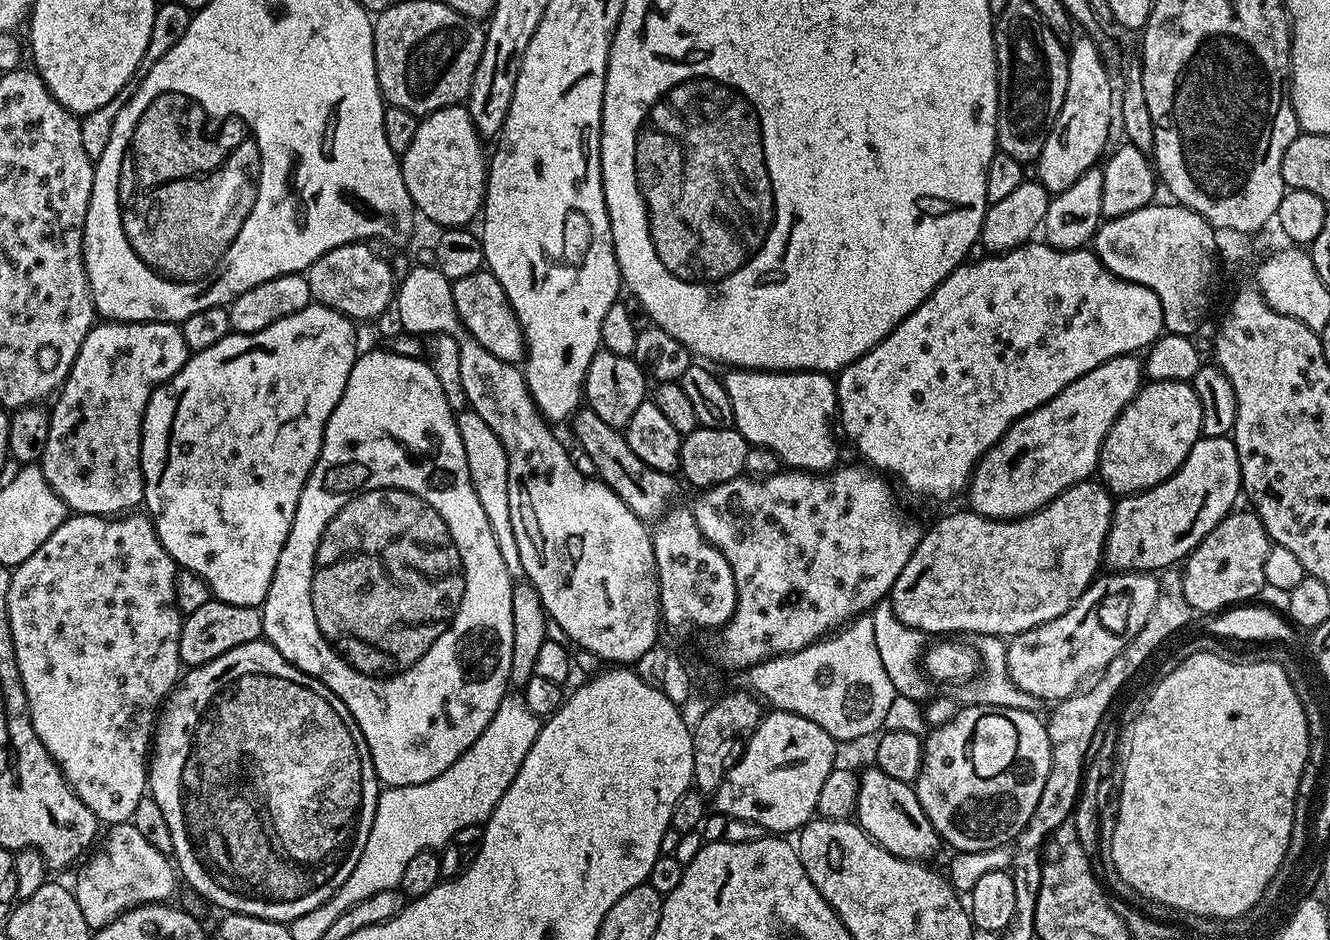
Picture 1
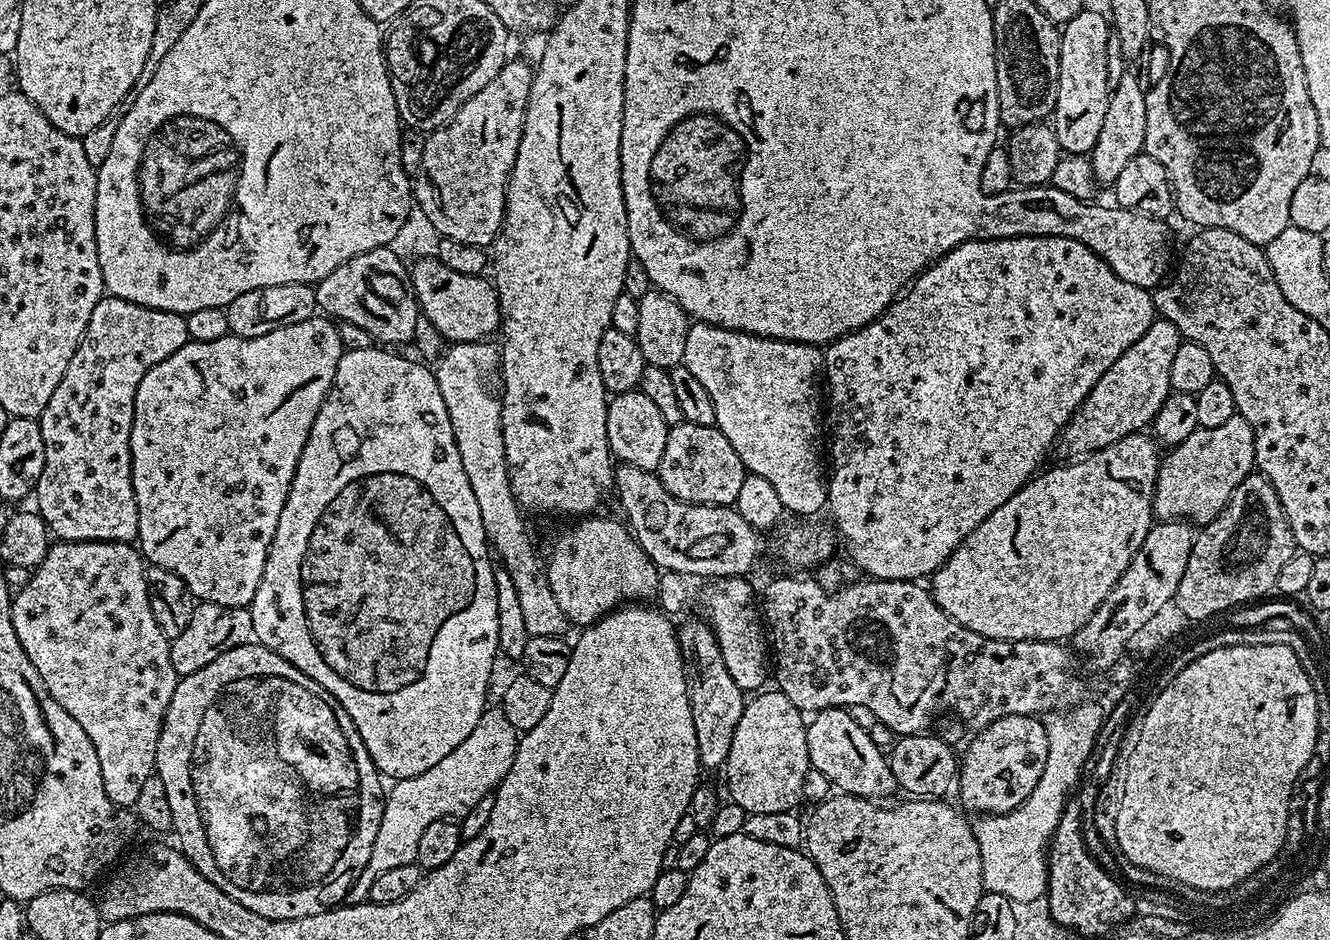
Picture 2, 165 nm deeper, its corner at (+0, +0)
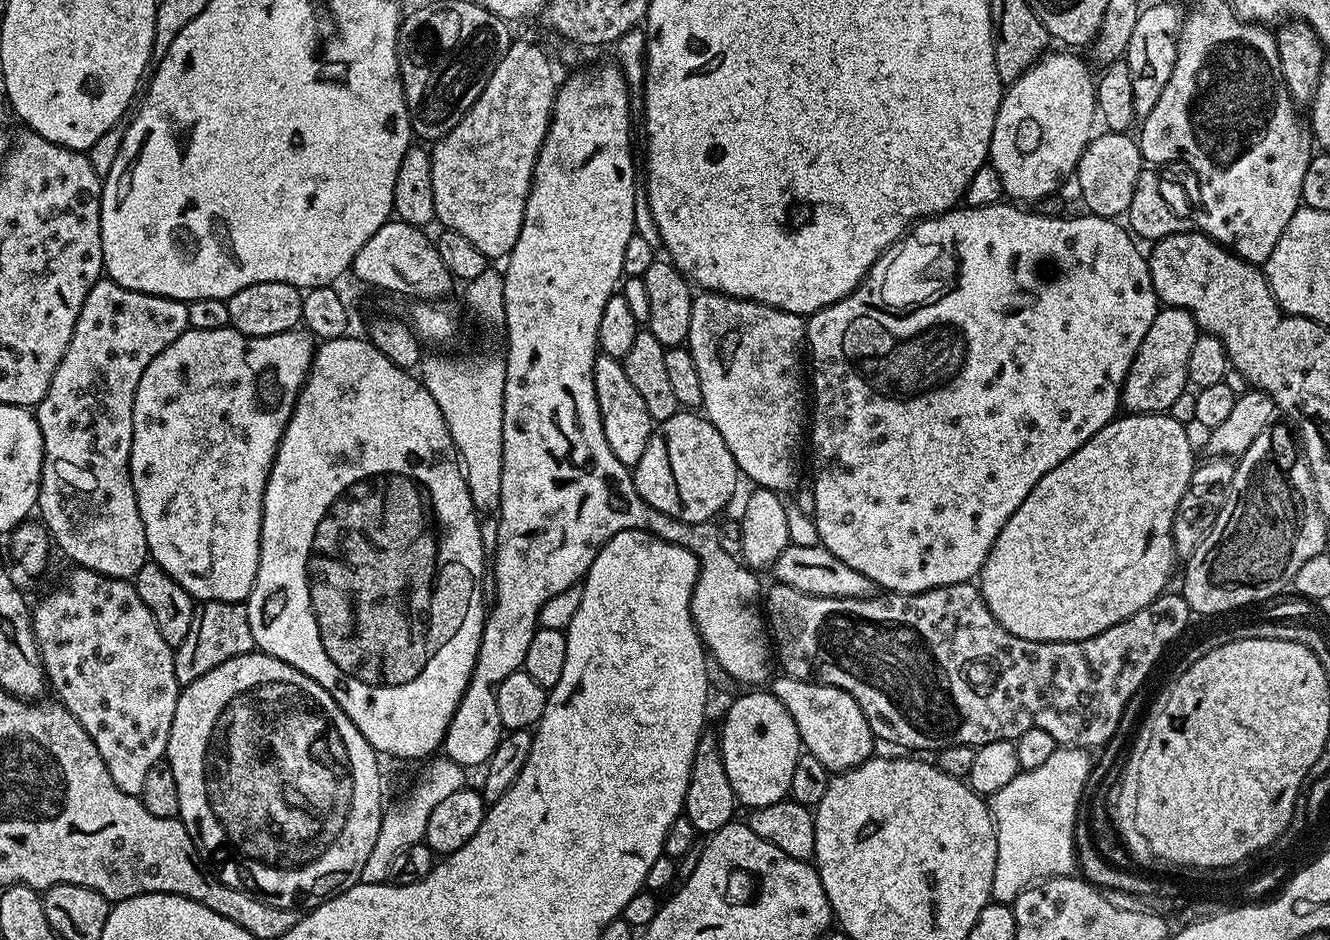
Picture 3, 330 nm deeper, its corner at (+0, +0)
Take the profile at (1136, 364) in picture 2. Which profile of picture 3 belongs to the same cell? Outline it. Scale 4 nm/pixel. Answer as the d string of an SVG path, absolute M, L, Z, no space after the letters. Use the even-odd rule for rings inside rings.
M1164 306L1157 311L1120 390L1120 403L1129 413L1164 414L1171 410L1174 398L1189 387L1186 358L1190 358L1197 335L1194 318L1186 310Z

